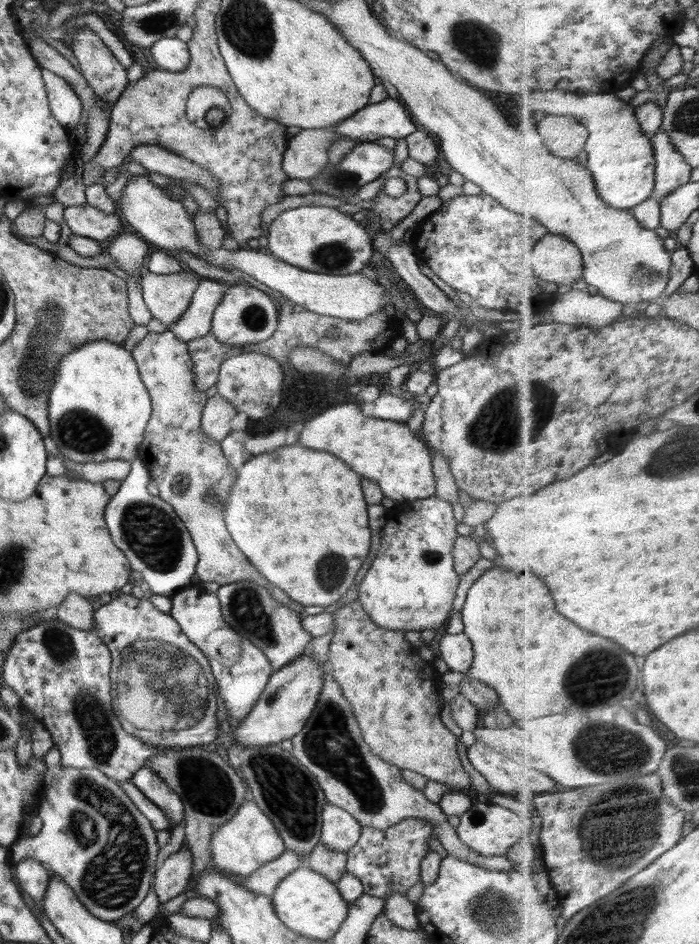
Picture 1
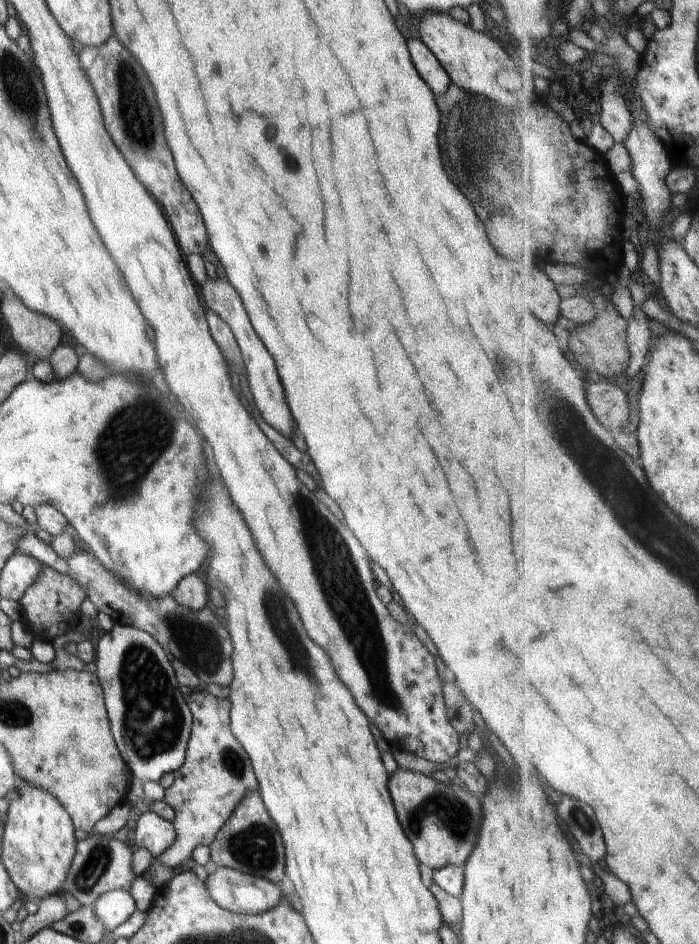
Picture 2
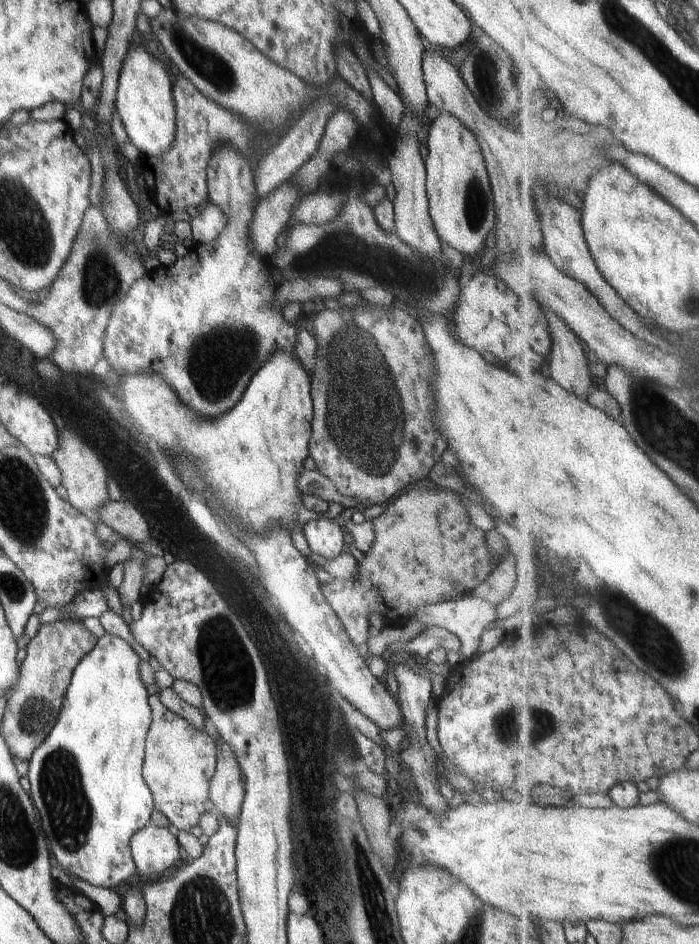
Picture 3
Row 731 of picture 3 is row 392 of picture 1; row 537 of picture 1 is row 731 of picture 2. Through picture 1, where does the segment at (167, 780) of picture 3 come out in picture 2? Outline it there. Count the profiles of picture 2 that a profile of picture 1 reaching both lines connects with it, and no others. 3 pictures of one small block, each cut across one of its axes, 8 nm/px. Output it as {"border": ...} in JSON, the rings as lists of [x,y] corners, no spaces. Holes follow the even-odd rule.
{"border":[[[204,690],[185,697],[193,716],[192,736],[186,760],[174,774],[173,784],[165,790],[163,801],[175,812],[173,820],[176,840],[157,859],[170,870],[190,862],[196,846],[212,844],[220,828],[232,816],[246,792],[258,792],[258,782],[244,748],[234,740],[228,726],[230,702]]]}

